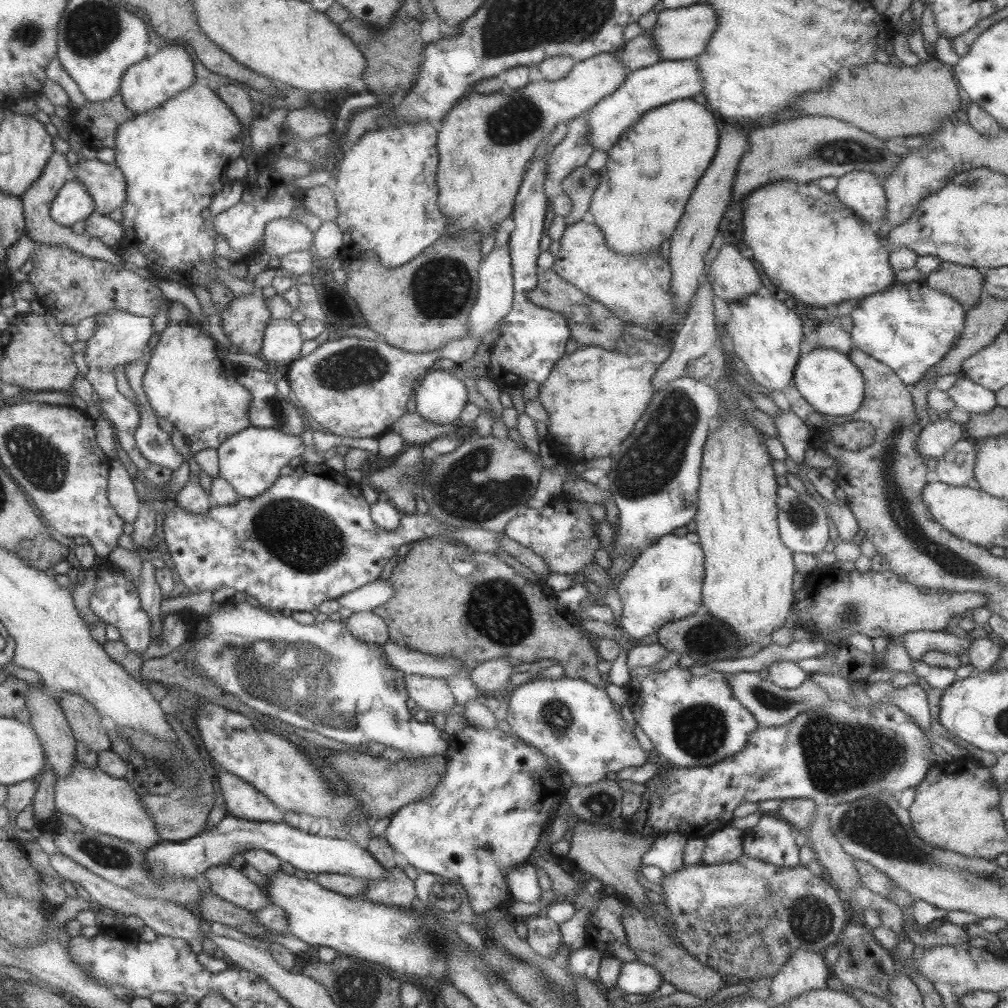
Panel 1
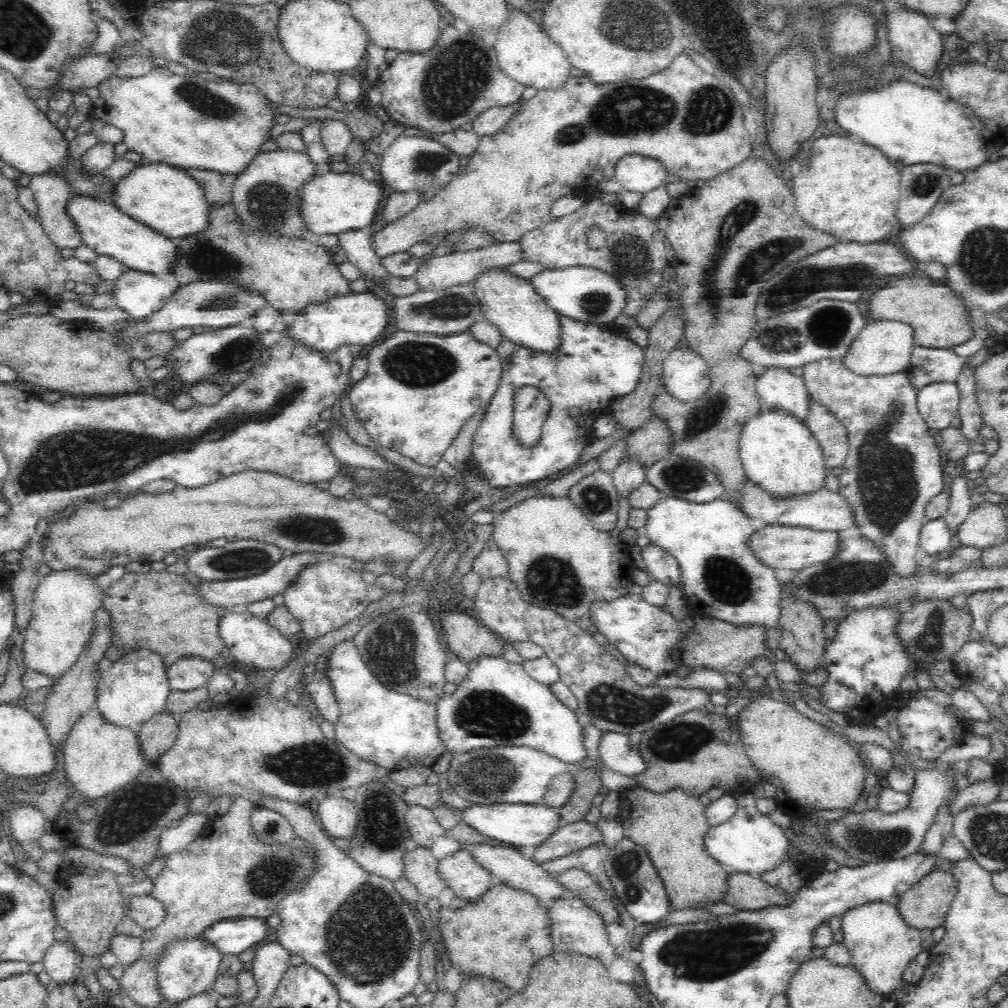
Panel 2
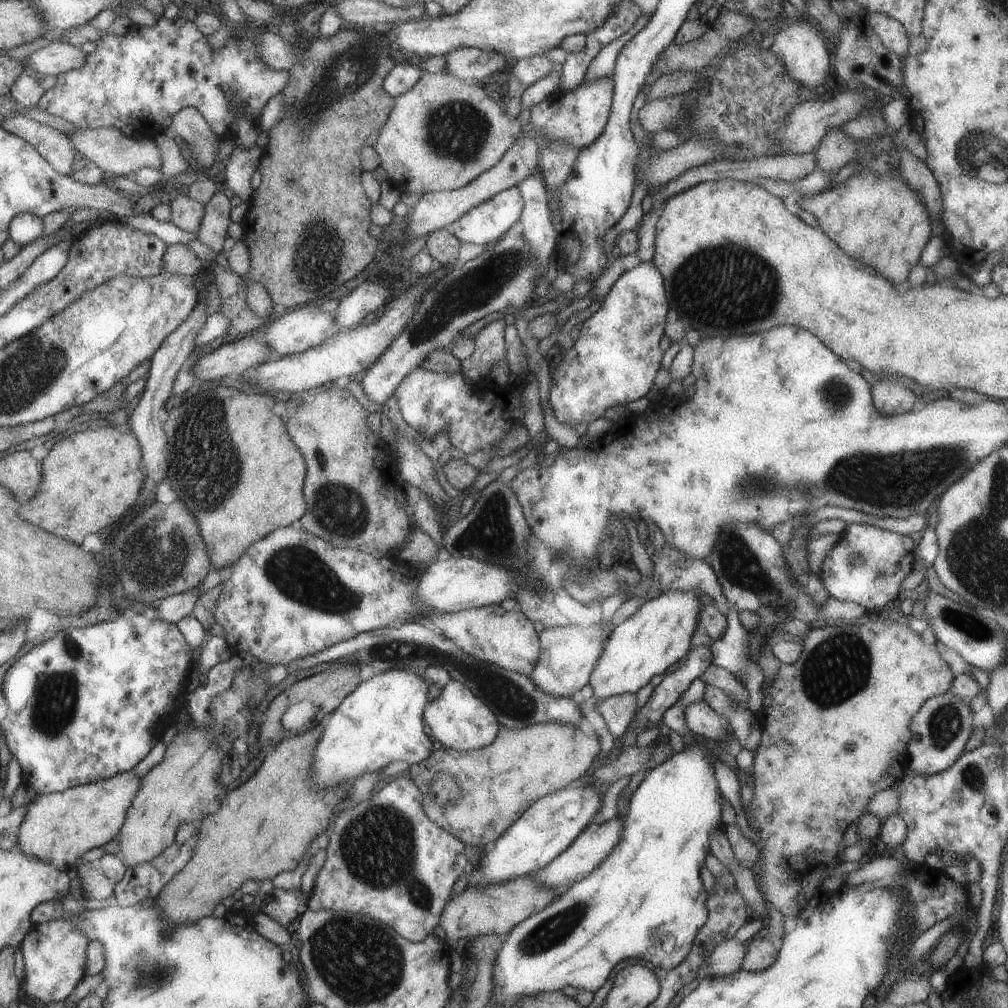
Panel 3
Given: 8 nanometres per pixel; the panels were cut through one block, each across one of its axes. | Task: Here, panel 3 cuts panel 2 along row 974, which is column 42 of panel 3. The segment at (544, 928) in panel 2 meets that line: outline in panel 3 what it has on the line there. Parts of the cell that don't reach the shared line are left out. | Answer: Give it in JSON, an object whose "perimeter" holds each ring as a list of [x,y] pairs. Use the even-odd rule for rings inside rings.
{"perimeter":[[[102,426],[72,433],[55,442],[45,455],[39,492],[17,512],[23,520],[81,544],[83,536],[113,524],[135,504],[143,480],[139,462],[141,449],[131,429],[123,433],[114,426]]]}

